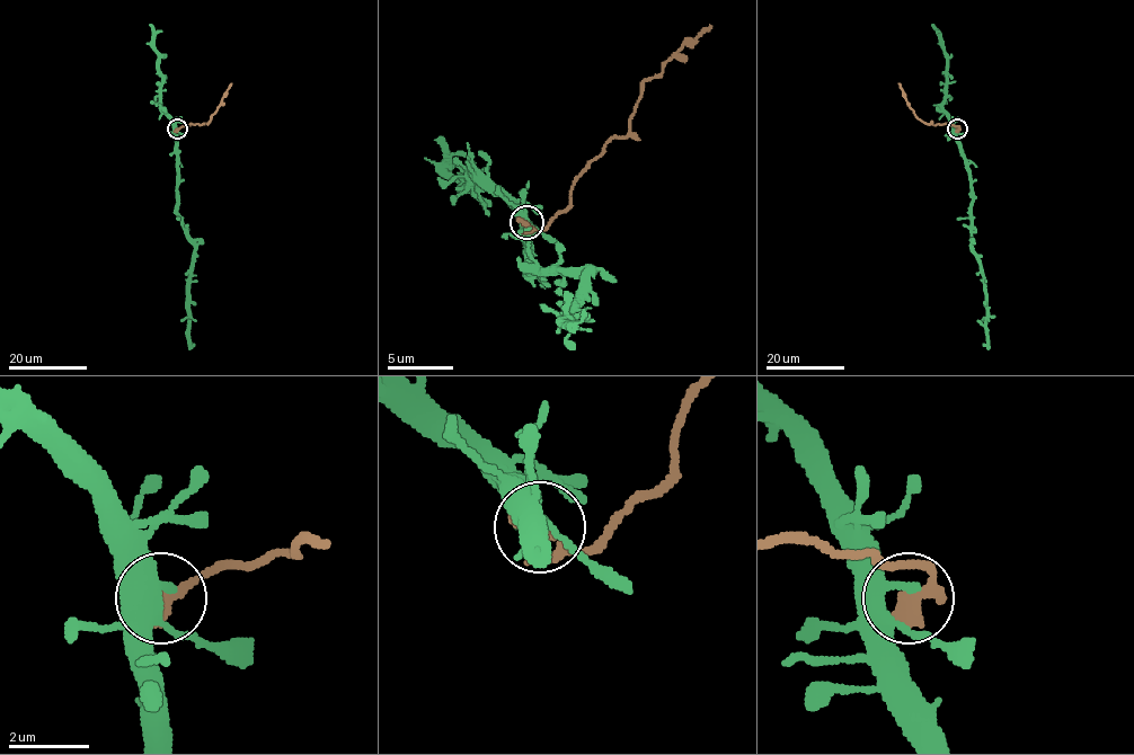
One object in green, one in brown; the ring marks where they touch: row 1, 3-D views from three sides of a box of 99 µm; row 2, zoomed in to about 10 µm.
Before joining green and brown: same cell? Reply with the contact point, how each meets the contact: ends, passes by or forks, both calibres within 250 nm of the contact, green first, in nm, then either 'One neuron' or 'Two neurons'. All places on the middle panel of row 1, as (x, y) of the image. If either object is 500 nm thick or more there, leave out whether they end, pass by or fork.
Place: (526, 222). At the ring green ends. At the ring brown passes by. Thickness 300 nm (green) against 380 nm. Two neurons

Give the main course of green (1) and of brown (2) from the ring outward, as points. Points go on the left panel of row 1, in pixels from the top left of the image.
1: (177, 129), (177, 215), (194, 247), (188, 294), (188, 343), (194, 344)
2: (177, 130), (191, 124), (207, 124), (231, 83)

